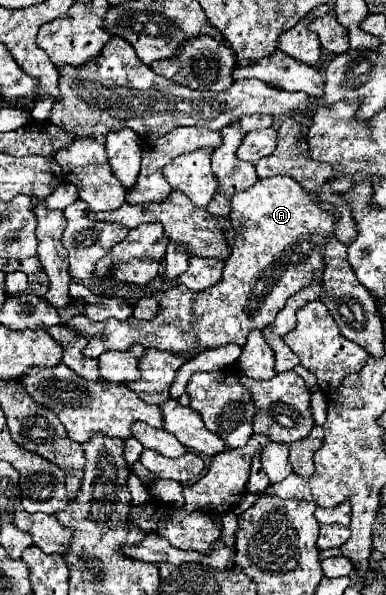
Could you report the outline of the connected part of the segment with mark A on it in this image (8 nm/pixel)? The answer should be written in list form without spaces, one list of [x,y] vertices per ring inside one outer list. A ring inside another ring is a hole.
[[[289,176],[259,178],[251,188],[237,192],[231,200],[229,220],[235,226],[237,238],[231,256],[225,260],[221,282],[201,292],[191,292],[189,288],[183,288],[183,284],[167,288],[161,294],[159,314],[149,322],[137,318],[129,318],[125,322],[91,322],[85,316],[75,316],[75,320],[65,326],[75,328],[79,334],[89,338],[89,344],[83,350],[89,358],[97,358],[107,350],[125,352],[135,344],[173,354],[219,348],[229,342],[243,346],[247,342],[247,332],[269,326],[277,312],[285,306],[287,298],[311,284],[315,272],[325,270],[323,252],[327,238],[333,236],[333,232],[337,232],[335,236],[345,244],[355,240],[355,220],[347,204],[343,204],[343,194],[349,188],[353,188],[351,178],[343,178],[335,180],[335,184],[327,182],[319,194],[309,194]],[[315,196],[335,204],[341,212],[339,222],[319,208]]]

